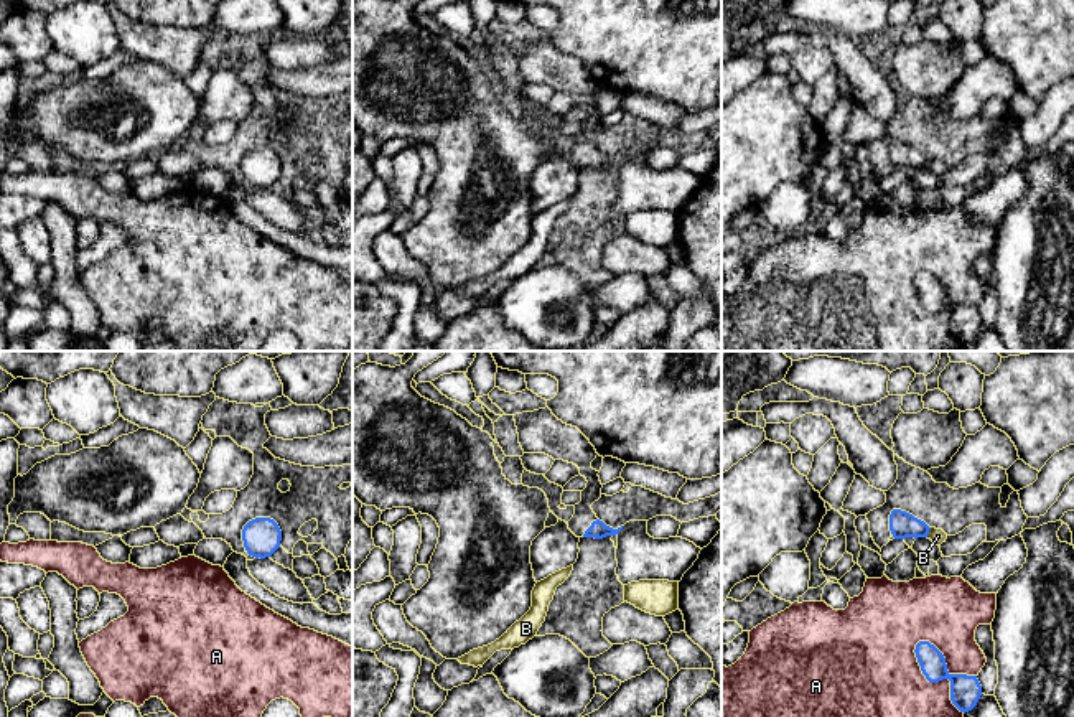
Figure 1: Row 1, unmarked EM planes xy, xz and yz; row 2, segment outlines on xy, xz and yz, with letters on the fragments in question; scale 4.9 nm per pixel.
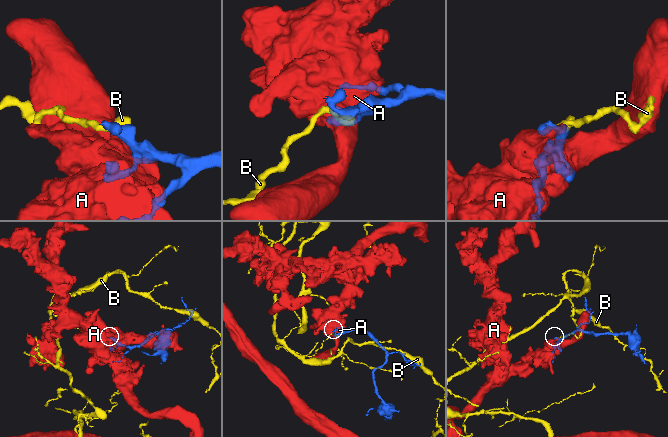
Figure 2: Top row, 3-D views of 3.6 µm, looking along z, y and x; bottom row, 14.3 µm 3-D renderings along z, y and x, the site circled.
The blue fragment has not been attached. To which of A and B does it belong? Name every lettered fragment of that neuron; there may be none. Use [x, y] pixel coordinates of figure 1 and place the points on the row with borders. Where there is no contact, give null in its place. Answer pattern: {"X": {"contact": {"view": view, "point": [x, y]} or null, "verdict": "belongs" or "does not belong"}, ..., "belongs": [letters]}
{"A": {"contact": {"view": "yz", "point": [936, 681]}, "verdict": "does not belong"}, "B": {"contact": {"view": "yz", "point": [928, 533]}, "verdict": "does not belong"}, "belongs": []}

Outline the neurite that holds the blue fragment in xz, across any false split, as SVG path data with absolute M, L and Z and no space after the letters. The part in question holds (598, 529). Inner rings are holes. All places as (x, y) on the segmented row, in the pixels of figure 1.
M549 407L534 412L514 415L519 443L524 453L545 453L553 460L563 460L580 468L580 475L586 478L586 488L581 491L581 501L575 504L575 514L567 523L577 537L603 539L616 536L621 529L613 529L596 518L591 504L601 498L601 481L591 462L596 450L590 440L572 425L558 420Z

